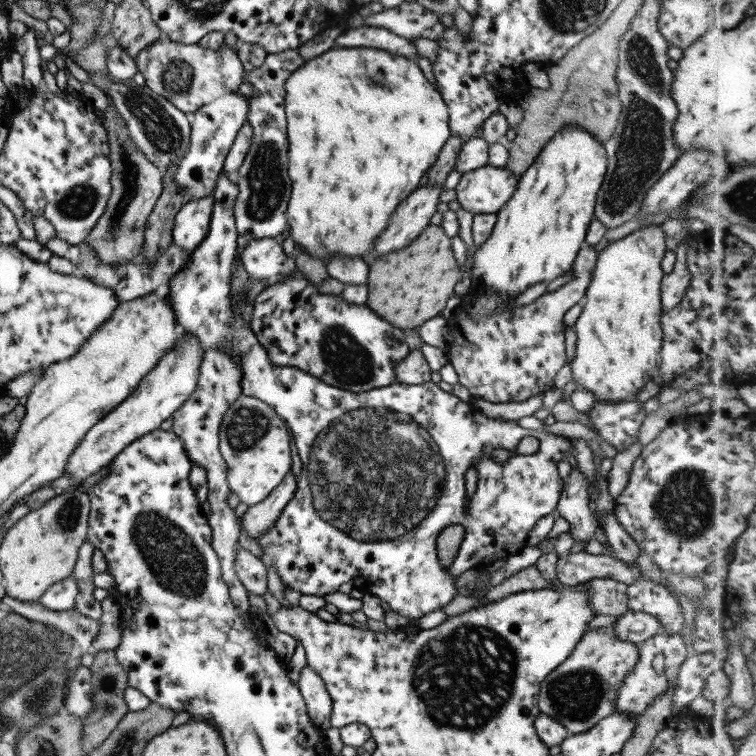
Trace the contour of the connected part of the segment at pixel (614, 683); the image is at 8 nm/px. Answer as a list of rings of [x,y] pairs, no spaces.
[[[611,626],[585,631],[570,655],[540,682],[535,698],[537,710],[571,734],[589,731],[601,718],[614,712],[617,688],[637,659],[636,644],[619,640]]]

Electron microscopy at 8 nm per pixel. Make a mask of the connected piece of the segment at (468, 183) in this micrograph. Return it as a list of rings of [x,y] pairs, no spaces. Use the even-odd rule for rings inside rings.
[[[487,166],[462,173],[454,186],[454,200],[472,213],[496,213],[513,194],[519,176]]]

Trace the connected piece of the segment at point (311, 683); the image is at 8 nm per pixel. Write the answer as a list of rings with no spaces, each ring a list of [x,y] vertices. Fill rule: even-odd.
[[[304,666],[299,672],[296,685],[312,724],[321,732],[331,728],[329,725],[331,701],[319,675]]]

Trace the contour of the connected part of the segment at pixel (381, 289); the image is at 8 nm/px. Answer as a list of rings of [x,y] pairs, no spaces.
[[[427,224],[416,237],[403,250],[379,256],[369,266],[367,274],[366,307],[402,331],[415,329],[438,316],[460,277],[459,267],[451,252],[450,238],[443,234],[439,225]]]

